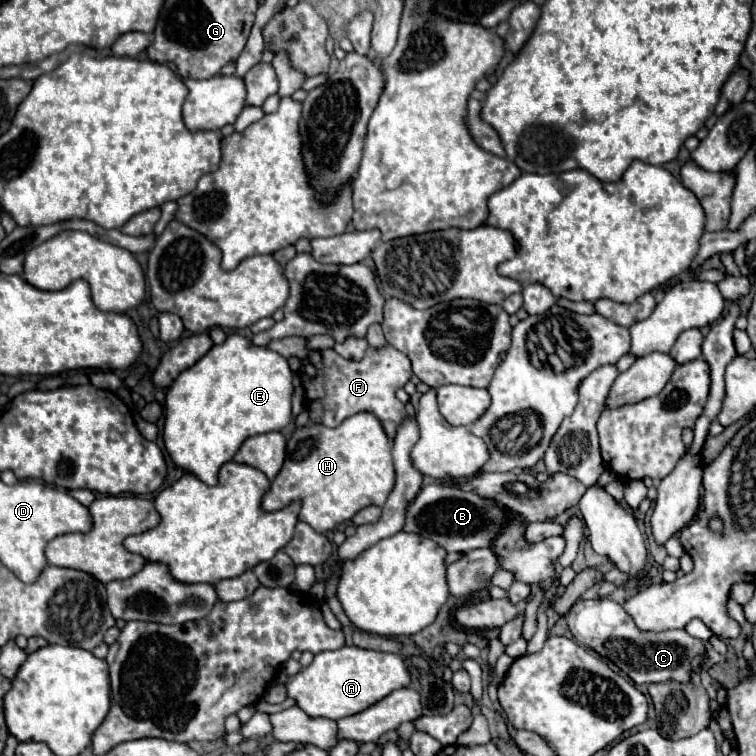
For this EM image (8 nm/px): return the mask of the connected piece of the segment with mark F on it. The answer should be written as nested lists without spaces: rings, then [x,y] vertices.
[[[283,338],[273,340],[269,350],[285,356],[285,358],[299,358],[303,362],[301,368],[301,386],[305,390],[305,402],[309,418],[313,424],[323,424],[329,428],[339,426],[345,418],[359,414],[359,412],[371,412],[379,418],[385,434],[389,440],[395,438],[399,424],[405,422],[405,406],[397,400],[395,392],[403,388],[411,380],[411,362],[405,354],[397,352],[391,344],[385,344],[381,348],[367,348],[363,360],[345,360],[341,358],[333,348],[327,350],[311,350],[307,348],[307,338]]]

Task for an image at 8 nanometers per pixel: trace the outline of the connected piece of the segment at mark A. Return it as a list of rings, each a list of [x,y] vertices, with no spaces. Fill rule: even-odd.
[[[343,646],[339,650],[319,652],[313,662],[287,682],[287,696],[309,716],[321,716],[339,720],[353,716],[397,688],[409,684],[409,670],[405,668],[403,656],[385,654],[375,650],[361,650],[357,646]]]

